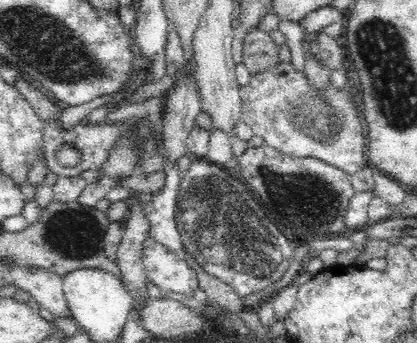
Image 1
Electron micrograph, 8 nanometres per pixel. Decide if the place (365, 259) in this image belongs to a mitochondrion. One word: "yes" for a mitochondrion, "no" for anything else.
no

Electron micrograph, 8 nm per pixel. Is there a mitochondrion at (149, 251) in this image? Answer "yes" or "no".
no

